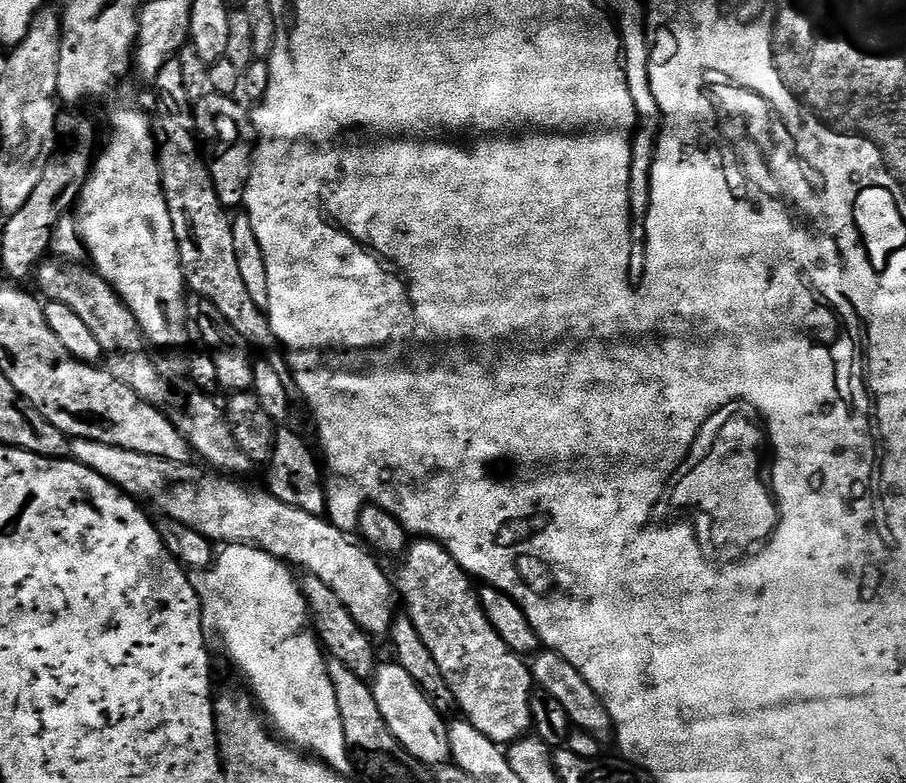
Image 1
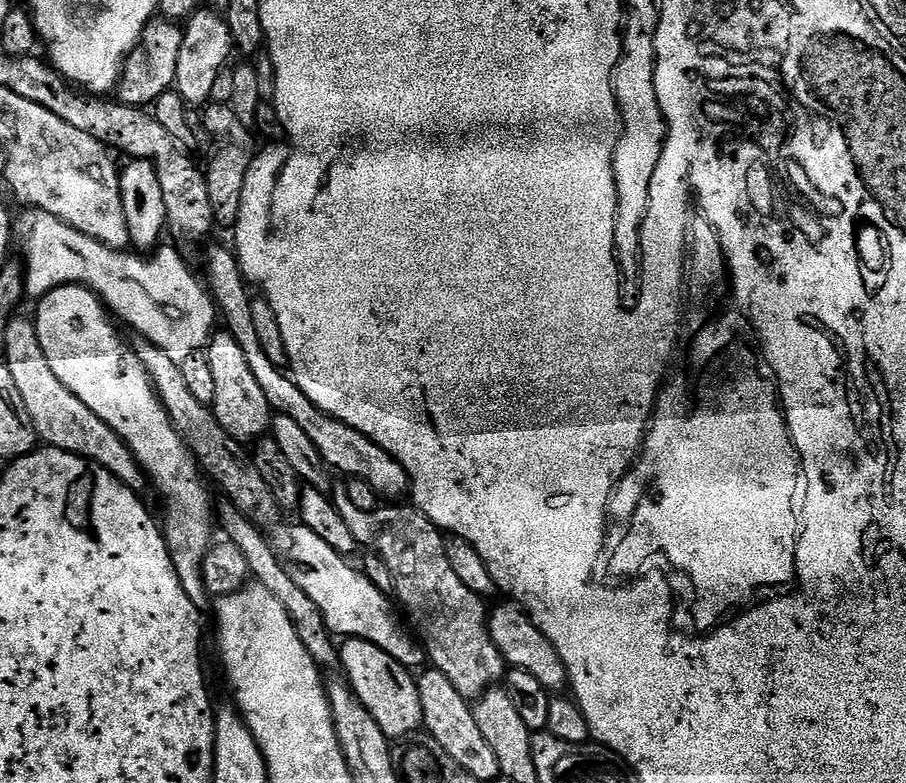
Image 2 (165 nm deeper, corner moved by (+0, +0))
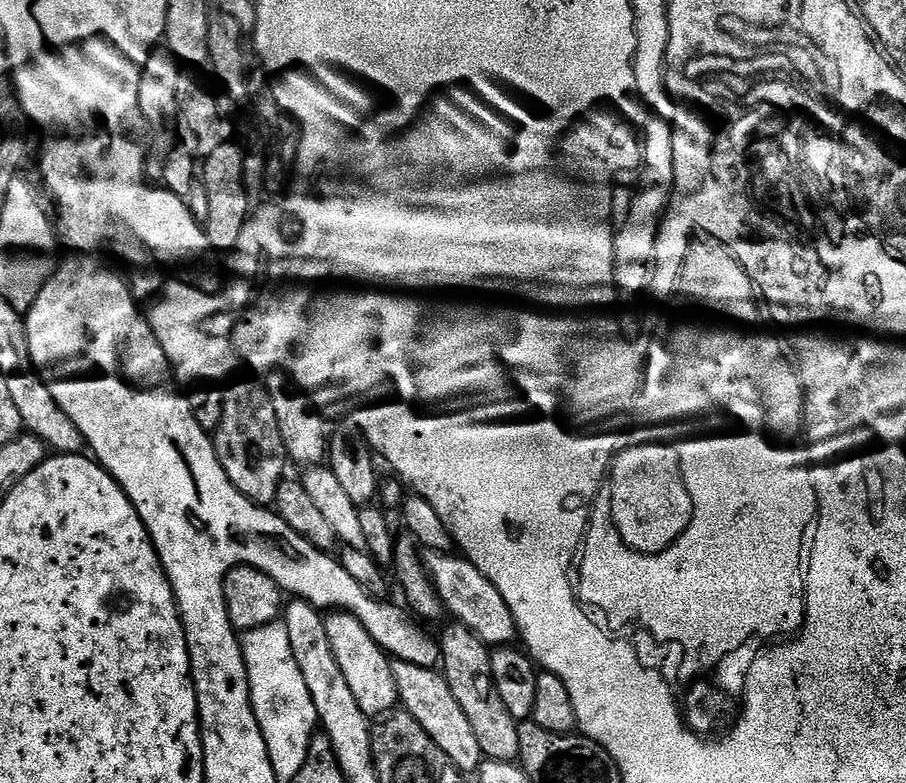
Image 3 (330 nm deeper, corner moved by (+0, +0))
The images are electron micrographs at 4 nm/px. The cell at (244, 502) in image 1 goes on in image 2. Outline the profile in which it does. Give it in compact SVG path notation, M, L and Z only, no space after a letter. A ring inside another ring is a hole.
M21 314L13 315L6 326L6 350L2 353L6 366L10 370L10 378L14 378L14 386L18 386L18 394L22 394L22 402L26 402L26 410L30 410L30 418L34 422L37 437L47 447L60 448L64 452L72 452L83 456L91 463L105 468L111 476L116 477L127 488L140 490L146 484L146 476L124 439L94 410L90 410L81 400L74 398L62 382L50 370L50 362L46 362L42 346L38 342L35 323Z

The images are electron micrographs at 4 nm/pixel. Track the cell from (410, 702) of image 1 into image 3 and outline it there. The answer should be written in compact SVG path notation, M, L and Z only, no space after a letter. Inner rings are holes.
M336 610L325 619L326 634L330 637L330 646L334 650L334 658L338 658L338 666L342 666L342 674L354 698L358 698L358 706L369 718L383 718L397 707L400 695L394 682L392 660L383 648L379 648L370 638L370 634L351 616L347 610Z

